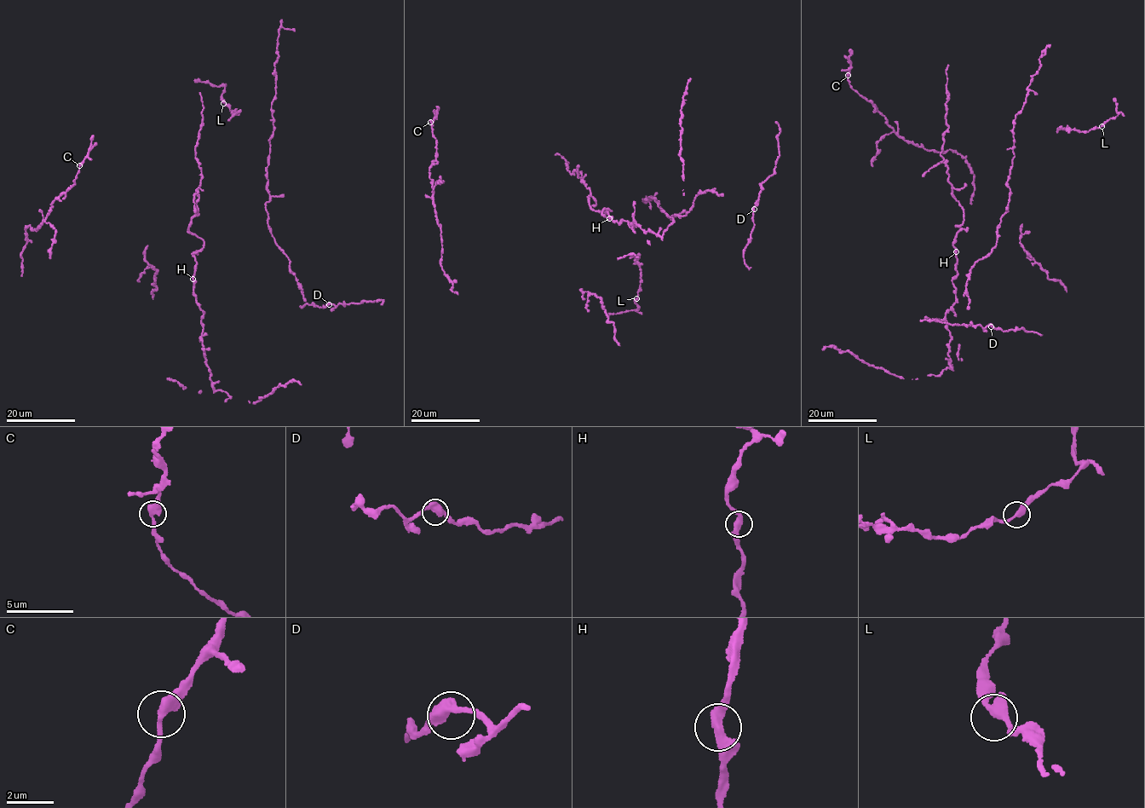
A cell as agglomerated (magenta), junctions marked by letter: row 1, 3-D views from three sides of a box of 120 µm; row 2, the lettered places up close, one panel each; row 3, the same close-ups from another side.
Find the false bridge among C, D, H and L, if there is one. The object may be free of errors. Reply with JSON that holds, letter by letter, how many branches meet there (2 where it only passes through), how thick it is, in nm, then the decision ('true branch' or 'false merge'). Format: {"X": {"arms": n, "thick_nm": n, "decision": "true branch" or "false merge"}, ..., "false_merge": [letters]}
{"C": {"arms": 2, "thick_nm": 400, "decision": "true branch"}, "D": {"arms": 2, "thick_nm": 480, "decision": "true branch"}, "H": {"arms": 2, "thick_nm": 420, "decision": "true branch"}, "L": {"arms": 2, "thick_nm": 380, "decision": "true branch"}, "false_merge": []}

